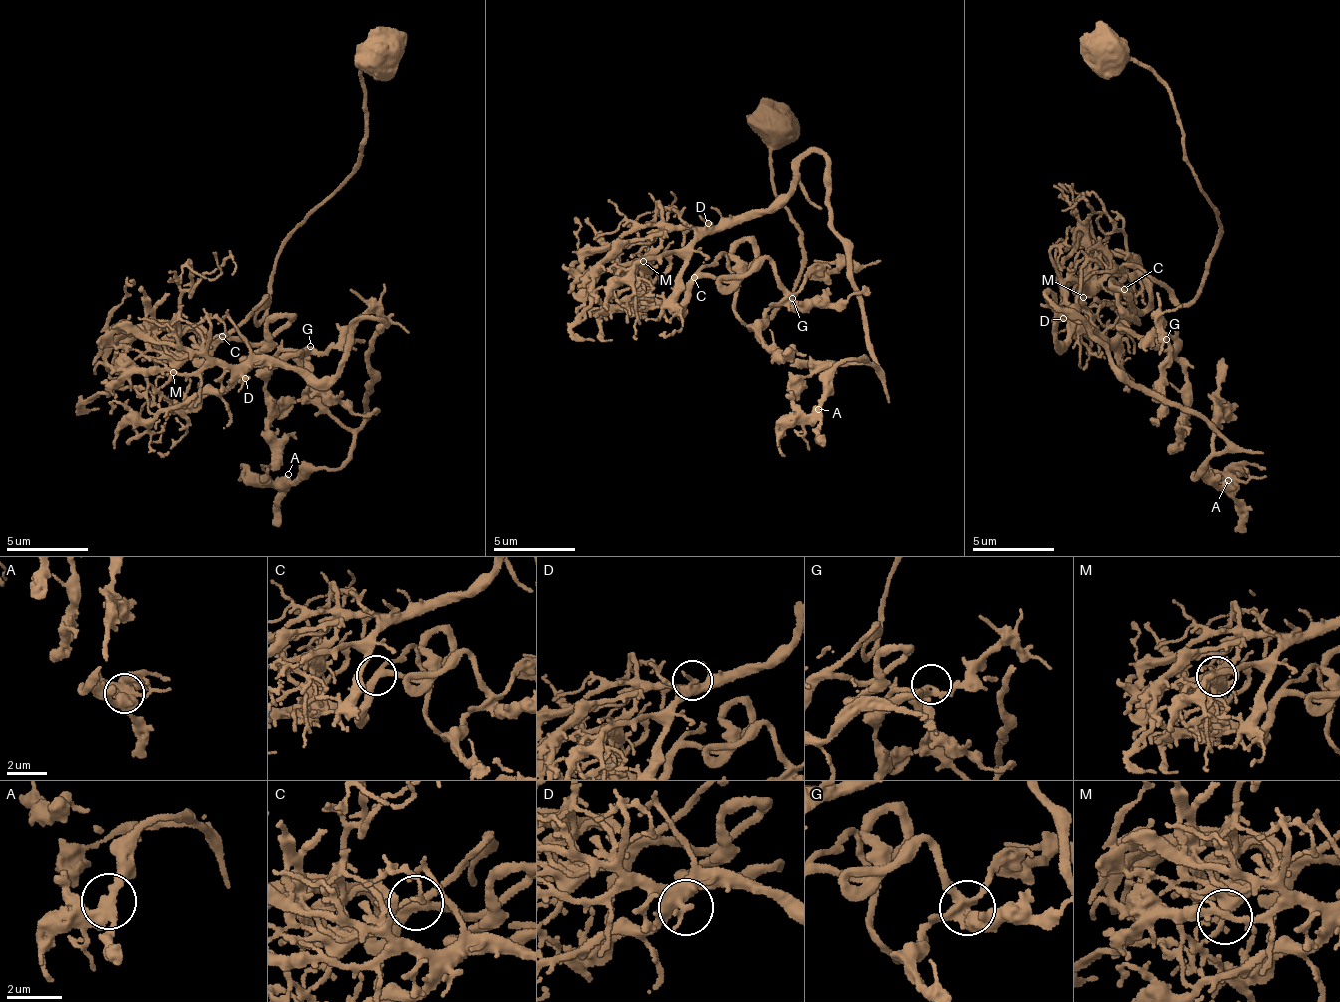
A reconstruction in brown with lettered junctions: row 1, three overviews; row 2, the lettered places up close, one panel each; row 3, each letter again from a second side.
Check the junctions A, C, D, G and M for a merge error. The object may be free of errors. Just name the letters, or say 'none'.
M

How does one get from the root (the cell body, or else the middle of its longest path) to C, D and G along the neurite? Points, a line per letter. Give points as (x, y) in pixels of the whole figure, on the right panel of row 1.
C: (1118, 273), (1140, 278), (1149, 288), (1149, 303), (1141, 308), (1131, 301), (1131, 293), (1125, 288)
D: (1118, 273), (1102, 274), (1094, 282), (1083, 284), (1077, 280), (1067, 283), (1064, 288), (1069, 308), (1063, 318)
G: (1118, 273), (1140, 278), (1149, 288), (1145, 307), (1126, 293), (1134, 316), (1127, 331), (1120, 330), (1166, 339)

